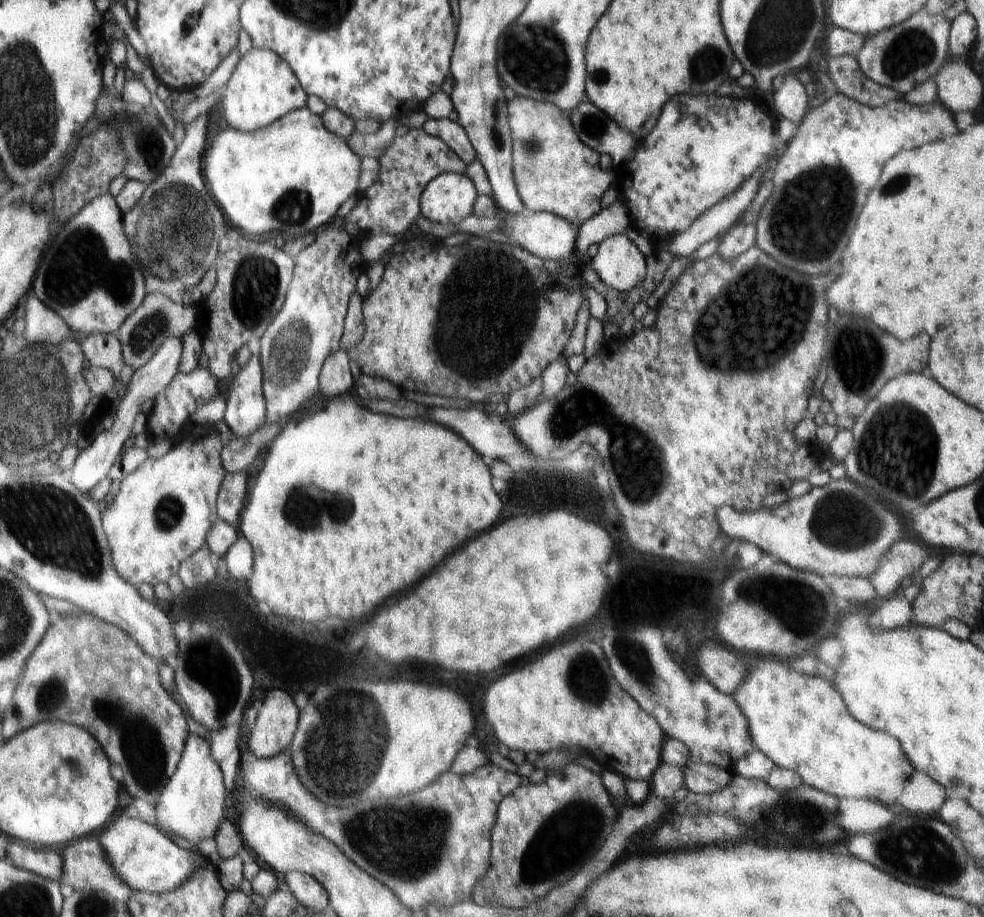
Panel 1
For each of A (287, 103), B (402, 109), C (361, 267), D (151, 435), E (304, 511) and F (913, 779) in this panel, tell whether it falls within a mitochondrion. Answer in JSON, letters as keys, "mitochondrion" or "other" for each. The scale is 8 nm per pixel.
{"A":"other","B":"other","C":"other","D":"other","E":"mitochondrion","F":"other"}

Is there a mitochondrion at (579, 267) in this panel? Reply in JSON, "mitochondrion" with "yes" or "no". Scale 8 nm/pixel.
{"mitochondrion":"no"}

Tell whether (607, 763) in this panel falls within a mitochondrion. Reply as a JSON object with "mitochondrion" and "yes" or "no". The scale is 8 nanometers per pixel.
{"mitochondrion":"no"}

